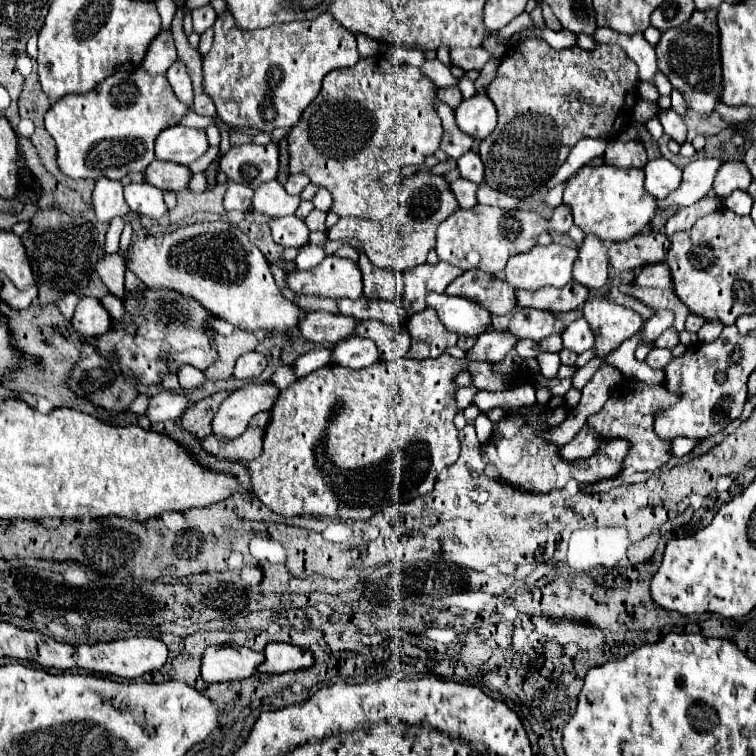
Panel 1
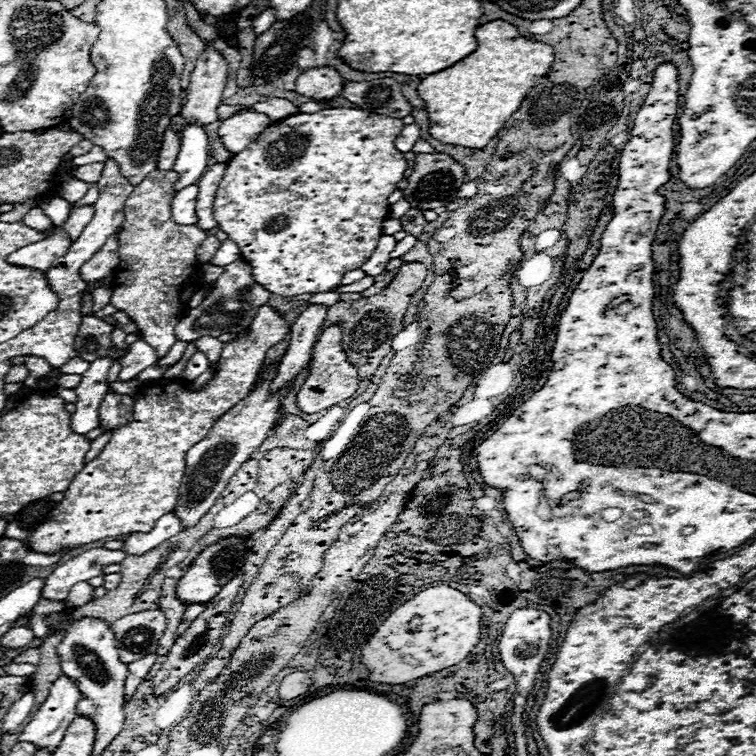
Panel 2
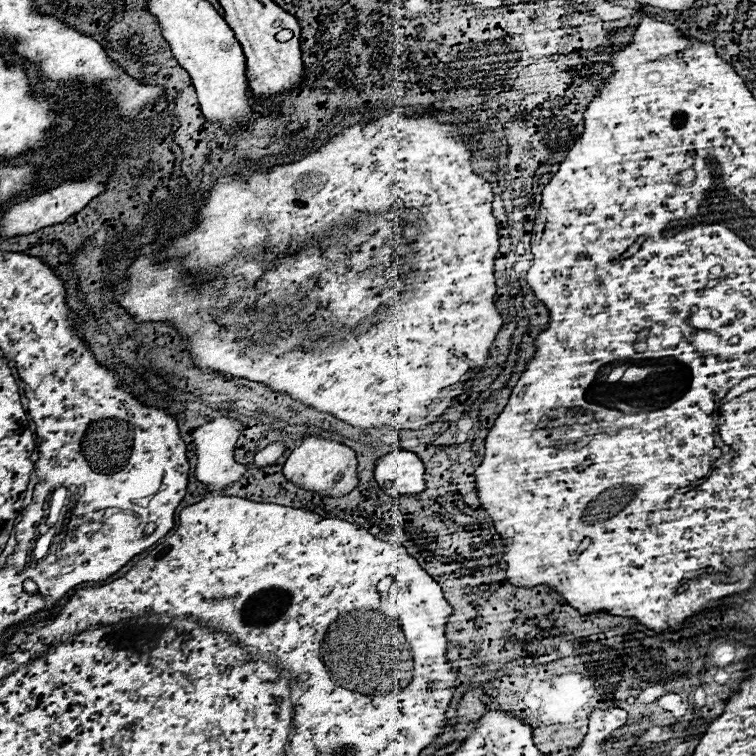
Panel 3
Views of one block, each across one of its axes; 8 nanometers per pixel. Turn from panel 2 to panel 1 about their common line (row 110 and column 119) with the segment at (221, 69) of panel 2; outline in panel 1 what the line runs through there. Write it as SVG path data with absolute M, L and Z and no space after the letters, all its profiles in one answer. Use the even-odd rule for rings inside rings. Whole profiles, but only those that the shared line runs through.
M98 178L94 192L92 192L92 208L100 222L108 222L116 216L126 216L130 212L124 194L122 184L118 180L110 178Z

